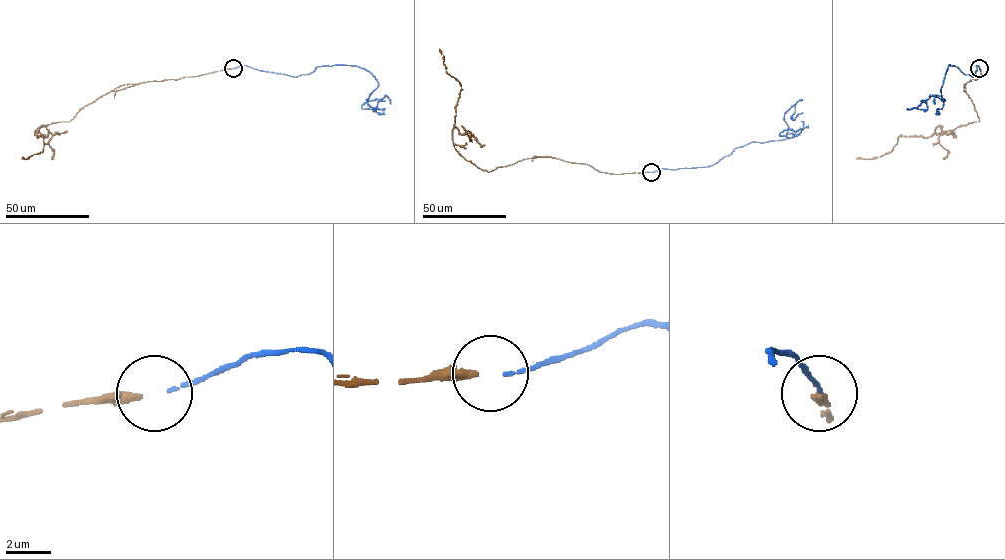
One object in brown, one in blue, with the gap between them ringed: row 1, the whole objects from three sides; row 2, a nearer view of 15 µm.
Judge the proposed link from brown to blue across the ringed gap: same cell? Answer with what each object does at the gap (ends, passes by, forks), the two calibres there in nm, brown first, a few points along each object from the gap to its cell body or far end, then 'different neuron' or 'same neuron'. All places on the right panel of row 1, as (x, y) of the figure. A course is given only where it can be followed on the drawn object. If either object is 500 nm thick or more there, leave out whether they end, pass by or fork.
brown ends | blue ends | 360/160 nm | brown via (980, 68), (981, 76), (964, 84), (979, 121), (926, 138), (900, 136), (890, 152), (871, 159), (856, 158) | blue via (980, 68), (976, 65), (972, 77), (949, 65), (940, 96), (932, 94), (913, 107), (926, 109), (920, 101) | same neuron

